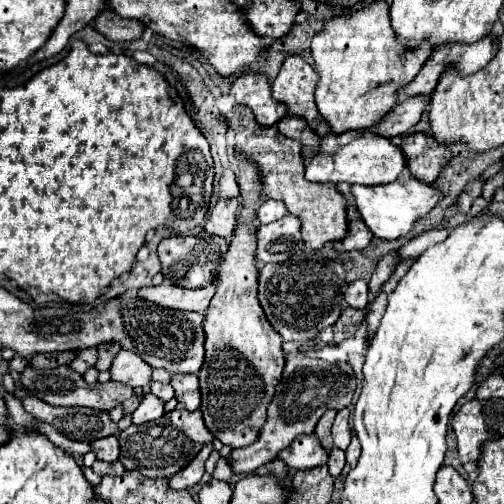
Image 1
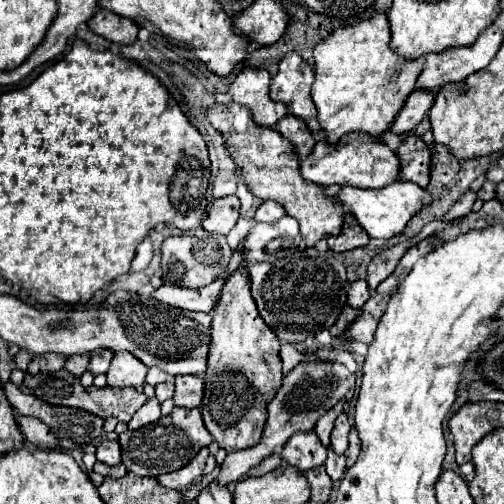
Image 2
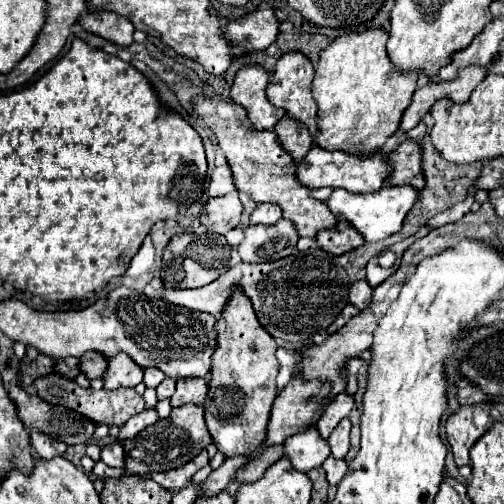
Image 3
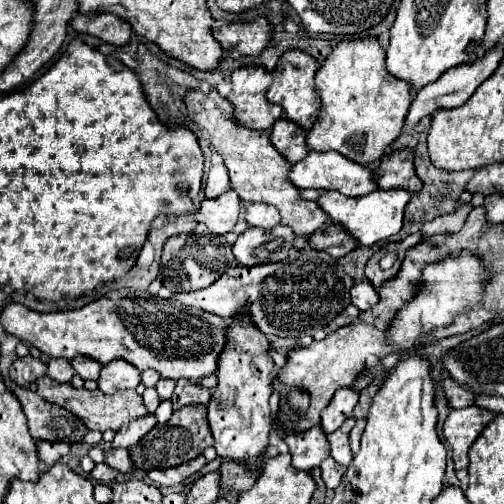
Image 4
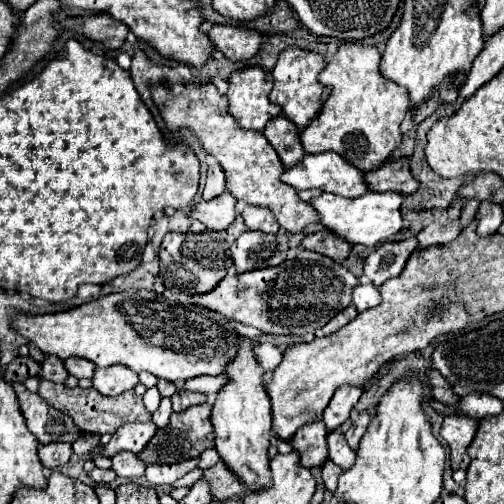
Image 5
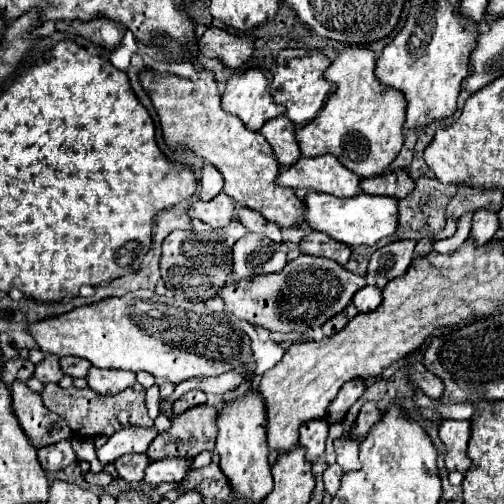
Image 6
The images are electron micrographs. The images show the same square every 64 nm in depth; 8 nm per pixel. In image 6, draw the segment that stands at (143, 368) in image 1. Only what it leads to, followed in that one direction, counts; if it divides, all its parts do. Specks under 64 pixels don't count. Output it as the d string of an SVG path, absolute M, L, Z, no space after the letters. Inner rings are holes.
M92 366L86 374L86 382L98 394L118 394L120 390L134 386L136 374L120 372L120 370L102 370Z

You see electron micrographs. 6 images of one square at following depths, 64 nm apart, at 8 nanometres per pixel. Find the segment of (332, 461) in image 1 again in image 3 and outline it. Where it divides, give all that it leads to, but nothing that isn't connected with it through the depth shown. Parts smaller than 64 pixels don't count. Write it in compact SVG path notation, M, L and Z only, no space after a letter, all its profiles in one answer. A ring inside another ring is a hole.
M328 456L328 458L324 460L322 468L324 468L324 472L326 472L328 484L338 484L338 482L344 478L344 474L346 474L348 464L346 464L344 460L336 460L336 458Z

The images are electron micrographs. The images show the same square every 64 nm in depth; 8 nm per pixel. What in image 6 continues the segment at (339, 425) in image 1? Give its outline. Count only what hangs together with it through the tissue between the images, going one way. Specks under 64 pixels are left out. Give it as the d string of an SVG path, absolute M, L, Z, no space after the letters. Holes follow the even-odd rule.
M344 432L342 440L336 439L334 441L338 464L344 468L344 472L358 470L358 446L360 446L360 440L352 440L350 432Z

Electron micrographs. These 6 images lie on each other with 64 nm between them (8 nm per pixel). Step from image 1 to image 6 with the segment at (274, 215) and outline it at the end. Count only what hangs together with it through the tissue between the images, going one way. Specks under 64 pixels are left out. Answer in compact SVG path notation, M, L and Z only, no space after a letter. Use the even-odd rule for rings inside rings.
M240 208L238 210L238 220L242 222L242 226L248 230L248 232L254 232L254 234L262 234L274 242L282 242L282 232L280 232L280 226L270 222L270 220L264 220L264 216L260 216L258 212L252 212L248 208Z

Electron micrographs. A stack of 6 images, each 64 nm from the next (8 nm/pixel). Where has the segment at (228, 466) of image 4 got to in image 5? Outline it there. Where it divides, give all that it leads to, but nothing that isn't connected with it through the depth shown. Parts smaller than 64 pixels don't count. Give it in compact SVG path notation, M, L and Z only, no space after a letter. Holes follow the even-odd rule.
M218 462L212 468L206 468L200 480L206 480L210 484L210 492L214 500L228 500L228 498L246 494L246 488L242 488L240 480L236 480L234 474L230 474L228 468L224 468L224 462Z

